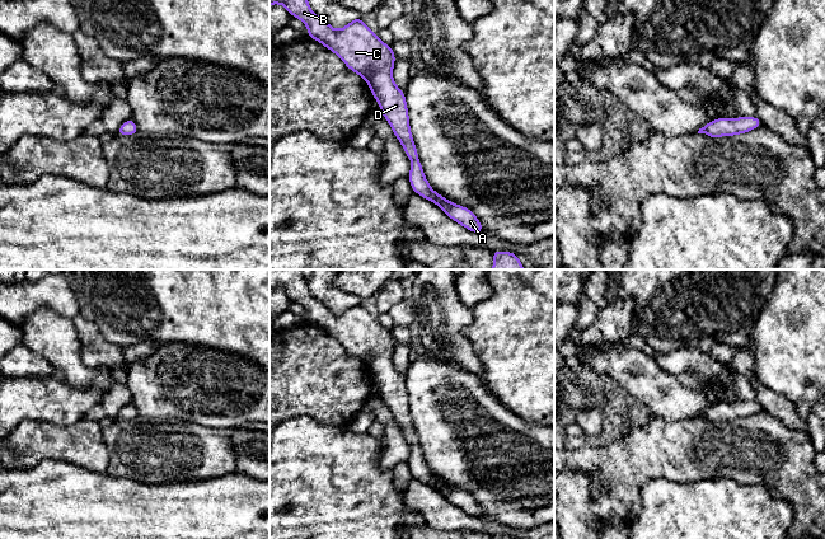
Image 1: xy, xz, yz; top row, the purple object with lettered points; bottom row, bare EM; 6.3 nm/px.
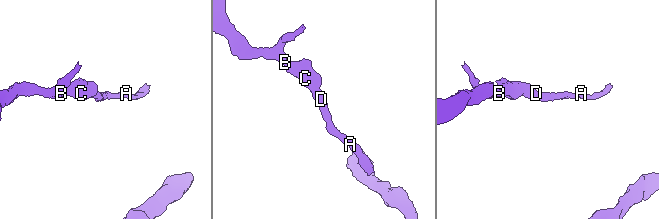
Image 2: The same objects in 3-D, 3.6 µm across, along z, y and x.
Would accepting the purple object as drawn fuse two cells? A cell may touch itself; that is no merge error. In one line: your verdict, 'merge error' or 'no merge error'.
no merge error

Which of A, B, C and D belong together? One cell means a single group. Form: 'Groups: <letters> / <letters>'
Groups: A B C D

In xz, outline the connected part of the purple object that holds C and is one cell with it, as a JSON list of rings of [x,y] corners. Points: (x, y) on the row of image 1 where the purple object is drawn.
[[[269,0],[269,5],[273,4],[282,4],[294,18],[303,20],[308,28],[309,38],[320,42],[334,52],[351,71],[366,80],[383,116],[392,126],[393,133],[402,144],[406,155],[411,159],[412,165],[408,178],[412,191],[437,205],[459,225],[481,235],[483,225],[474,212],[435,192],[423,174],[409,127],[406,94],[393,80],[397,57],[392,46],[381,42],[358,15],[350,24],[336,31],[323,18],[311,11],[308,0]]]

